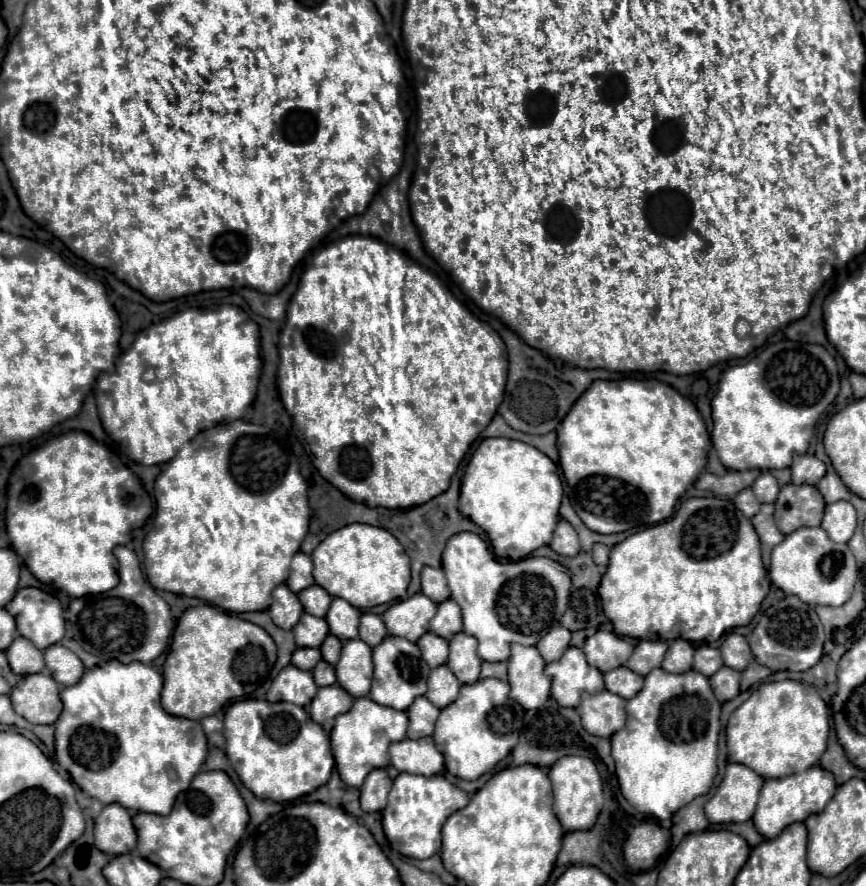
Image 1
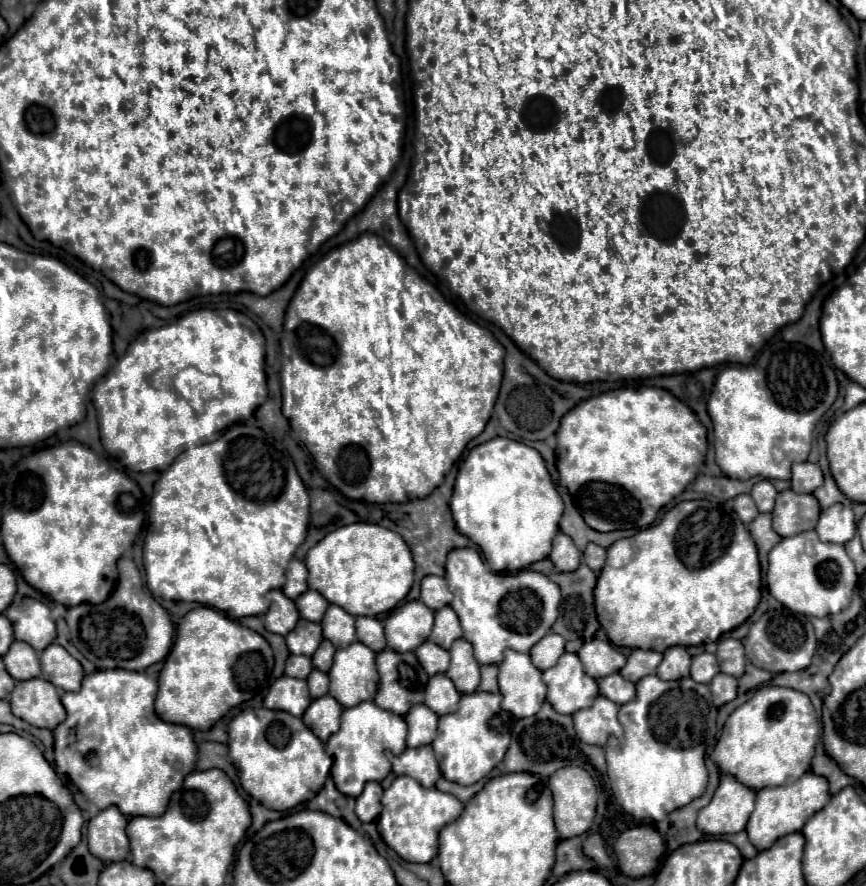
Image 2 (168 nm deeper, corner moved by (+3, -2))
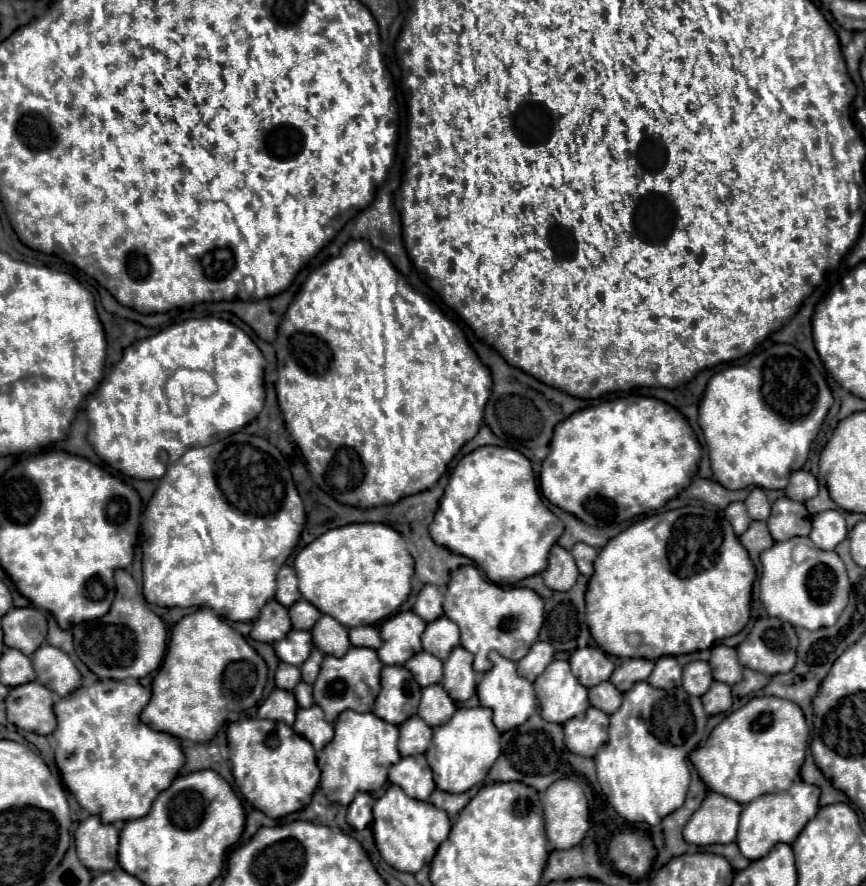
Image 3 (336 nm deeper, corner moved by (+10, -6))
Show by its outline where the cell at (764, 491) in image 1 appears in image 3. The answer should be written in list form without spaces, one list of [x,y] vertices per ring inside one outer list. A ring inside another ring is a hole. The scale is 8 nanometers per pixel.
[[[754,488],[748,498],[744,500],[746,508],[748,508],[748,514],[752,520],[766,520],[770,516],[770,502],[764,494],[762,488]]]

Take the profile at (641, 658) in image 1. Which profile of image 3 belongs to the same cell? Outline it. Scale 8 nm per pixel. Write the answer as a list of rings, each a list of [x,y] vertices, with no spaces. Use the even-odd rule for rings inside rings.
[[[628,658],[624,660],[612,674],[610,682],[616,684],[616,688],[620,692],[626,692],[628,688],[632,688],[632,684],[640,682],[640,680],[646,680],[650,676],[654,668],[654,662],[652,660],[644,660],[644,658]]]

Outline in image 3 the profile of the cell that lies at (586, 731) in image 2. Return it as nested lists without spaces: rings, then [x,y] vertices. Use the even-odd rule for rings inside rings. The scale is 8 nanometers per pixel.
[[[590,706],[582,718],[570,718],[564,724],[564,742],[570,752],[594,756],[598,746],[608,740],[608,714]]]

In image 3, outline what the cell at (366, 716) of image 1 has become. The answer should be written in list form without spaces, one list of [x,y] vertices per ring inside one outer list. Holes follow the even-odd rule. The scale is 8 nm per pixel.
[[[344,710],[334,722],[334,738],[328,748],[322,748],[318,754],[322,778],[320,786],[324,794],[338,804],[348,806],[358,792],[374,792],[384,786],[388,778],[388,768],[400,760],[396,750],[398,726],[388,724],[374,716],[372,712],[354,712]]]

